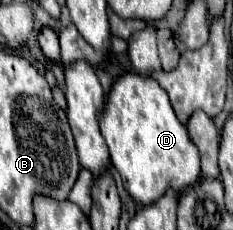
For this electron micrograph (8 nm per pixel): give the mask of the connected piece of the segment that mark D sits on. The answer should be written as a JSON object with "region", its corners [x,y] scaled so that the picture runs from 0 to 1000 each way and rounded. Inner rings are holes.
{"region":[[[588,313],[511,330],[451,426],[433,496],[433,583],[459,617],[476,713],[519,757],[536,826],[605,887],[674,878],[725,817],[785,835],[863,774],[854,670],[803,548],[777,539],[725,452],[691,365]]]}

